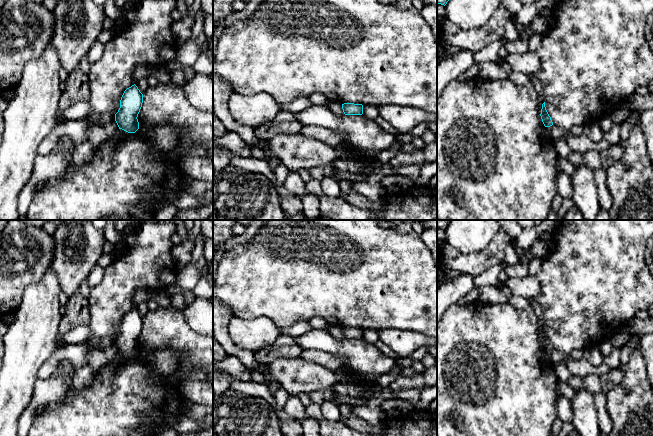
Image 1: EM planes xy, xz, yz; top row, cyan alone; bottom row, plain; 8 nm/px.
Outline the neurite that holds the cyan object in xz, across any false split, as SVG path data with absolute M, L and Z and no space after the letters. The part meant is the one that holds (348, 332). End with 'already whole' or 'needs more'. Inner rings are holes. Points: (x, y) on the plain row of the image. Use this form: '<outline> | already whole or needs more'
M344 327L342 328L342 333L345 339L362 339L363 329L354 327Z | already whole

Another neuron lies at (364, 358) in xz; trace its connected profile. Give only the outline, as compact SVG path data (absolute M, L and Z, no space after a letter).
M312 329L295 340L303 350L321 350L343 356L343 367L364 376L381 376L390 372L395 364L394 359L384 355L375 344L363 339L337 340L327 330Z

